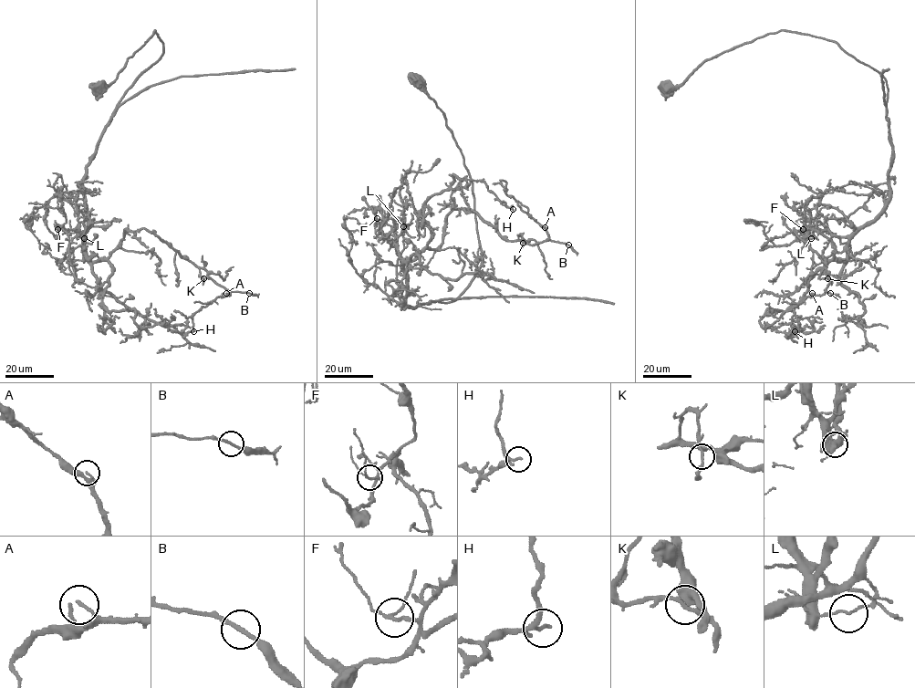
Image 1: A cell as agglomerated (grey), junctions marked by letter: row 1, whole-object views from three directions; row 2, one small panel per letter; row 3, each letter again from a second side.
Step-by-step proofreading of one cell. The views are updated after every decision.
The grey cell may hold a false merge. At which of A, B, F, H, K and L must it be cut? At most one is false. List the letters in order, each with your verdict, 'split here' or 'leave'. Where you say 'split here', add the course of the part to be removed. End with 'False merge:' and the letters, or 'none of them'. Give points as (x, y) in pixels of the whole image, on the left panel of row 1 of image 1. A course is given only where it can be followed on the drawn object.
A: leave
B: leave
F: leave
H: leave
K: leave
L: split here; course (84, 238), (75, 198), (69, 196), (70, 191)
False merge: L

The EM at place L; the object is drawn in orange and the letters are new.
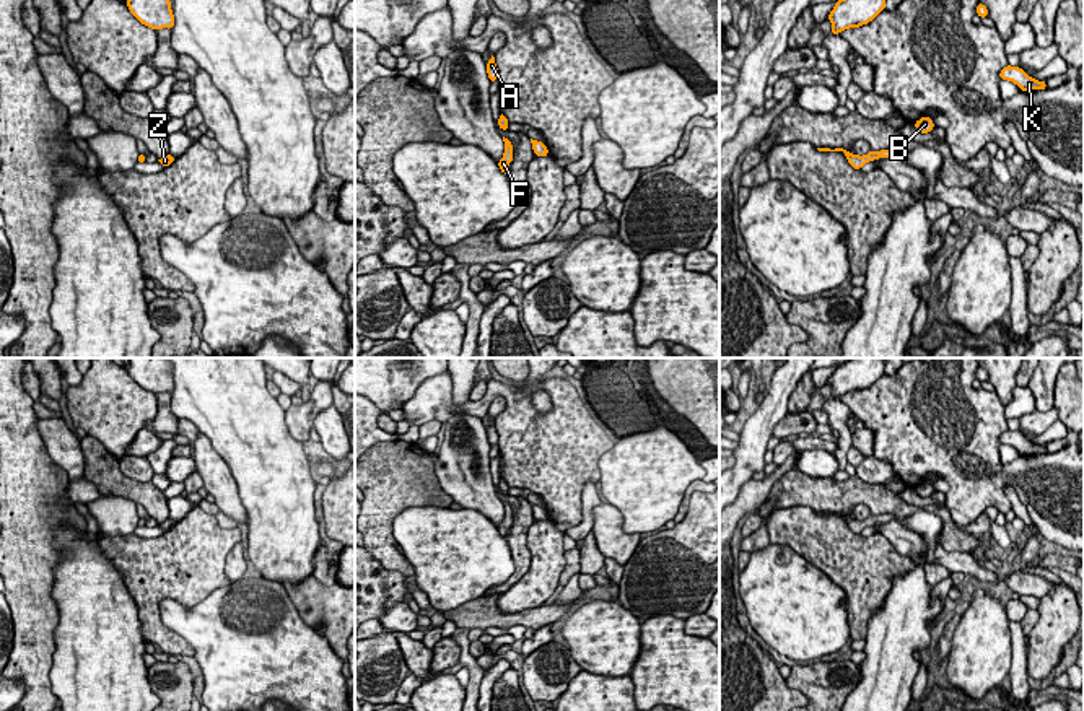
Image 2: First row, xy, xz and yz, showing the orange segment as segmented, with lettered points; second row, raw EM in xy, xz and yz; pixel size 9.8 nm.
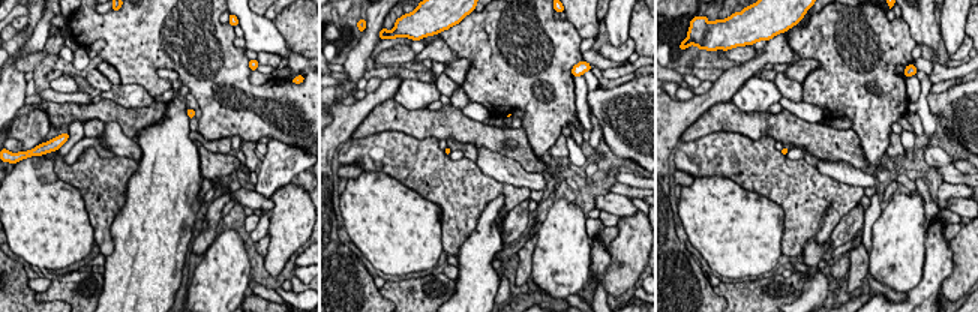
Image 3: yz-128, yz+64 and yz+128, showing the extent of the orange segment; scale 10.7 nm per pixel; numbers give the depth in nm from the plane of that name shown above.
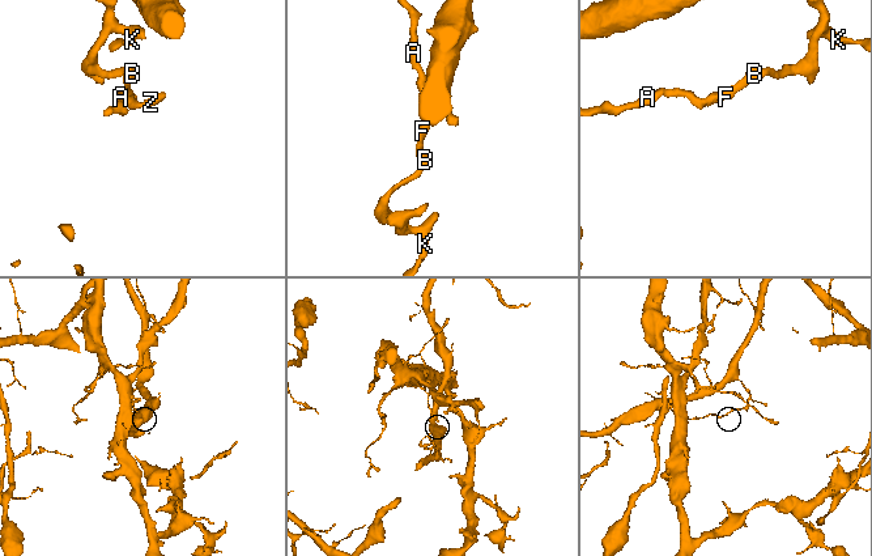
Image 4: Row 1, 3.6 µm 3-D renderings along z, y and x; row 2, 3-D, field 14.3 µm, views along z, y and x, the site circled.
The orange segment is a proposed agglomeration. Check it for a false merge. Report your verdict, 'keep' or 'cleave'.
cleave

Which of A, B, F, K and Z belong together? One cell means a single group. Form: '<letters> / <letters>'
A Z / B F K

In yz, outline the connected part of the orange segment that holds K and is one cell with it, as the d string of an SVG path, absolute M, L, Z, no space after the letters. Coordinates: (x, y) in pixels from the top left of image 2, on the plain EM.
M1006 430L999 436L999 443L1016 447L1021 456L1047 454L1047 446L1034 444L1032 441L1025 439L1021 431Z

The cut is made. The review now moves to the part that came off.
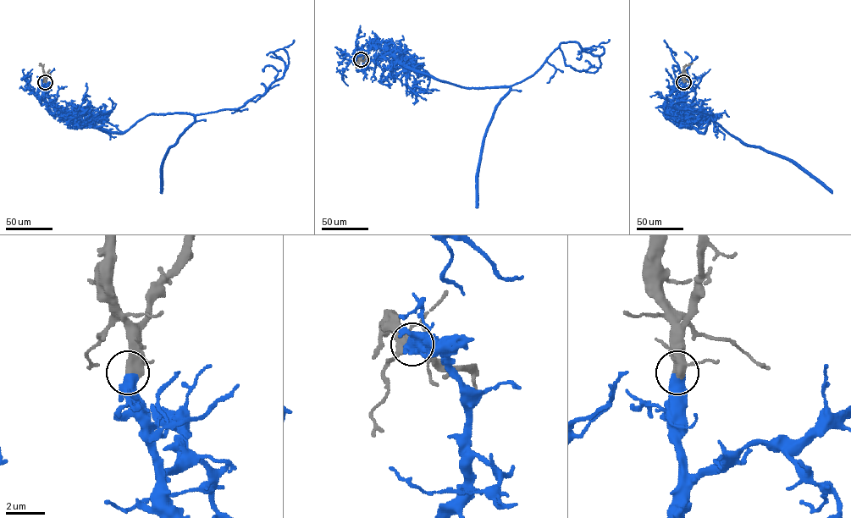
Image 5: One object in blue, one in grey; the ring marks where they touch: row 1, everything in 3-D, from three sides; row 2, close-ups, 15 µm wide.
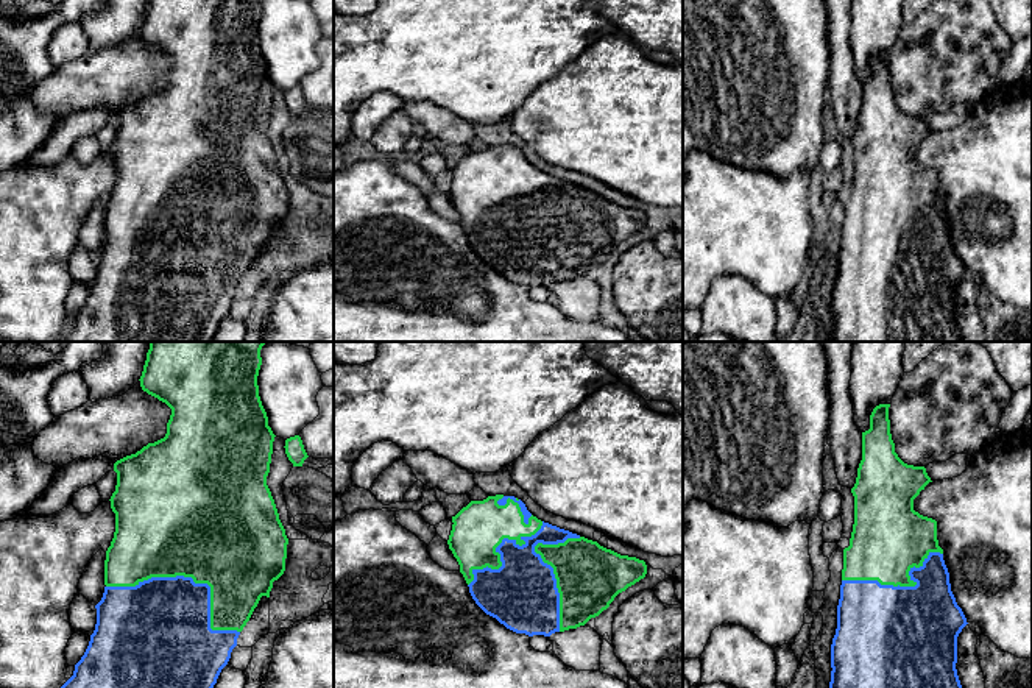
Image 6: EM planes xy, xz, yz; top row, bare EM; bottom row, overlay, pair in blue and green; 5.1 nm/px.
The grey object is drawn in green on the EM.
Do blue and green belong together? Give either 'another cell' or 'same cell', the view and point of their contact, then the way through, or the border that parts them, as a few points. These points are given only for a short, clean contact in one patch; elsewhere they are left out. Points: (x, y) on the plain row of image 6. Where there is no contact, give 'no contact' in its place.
same cell; meets blue in xy at (192, 230)

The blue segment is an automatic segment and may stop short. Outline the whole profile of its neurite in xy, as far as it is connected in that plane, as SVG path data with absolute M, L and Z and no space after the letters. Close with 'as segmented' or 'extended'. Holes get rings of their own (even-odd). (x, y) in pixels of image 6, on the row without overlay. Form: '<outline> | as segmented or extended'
M148 0L140 37L171 59L164 89L148 94L136 105L114 114L117 123L111 159L115 183L104 211L104 243L95 256L97 275L89 296L75 315L73 326L58 342L210 342L228 315L237 289L262 246L270 248L273 232L285 222L288 189L267 136L274 84L259 47L257 27L262 16L260 0Z | extended

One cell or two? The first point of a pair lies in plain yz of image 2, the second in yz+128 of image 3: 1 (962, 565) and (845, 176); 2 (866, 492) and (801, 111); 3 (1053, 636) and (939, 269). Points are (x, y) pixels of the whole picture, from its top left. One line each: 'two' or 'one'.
1: one
2: two
3: two

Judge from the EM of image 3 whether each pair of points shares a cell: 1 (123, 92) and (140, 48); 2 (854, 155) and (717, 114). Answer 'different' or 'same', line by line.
1: different
2: same

